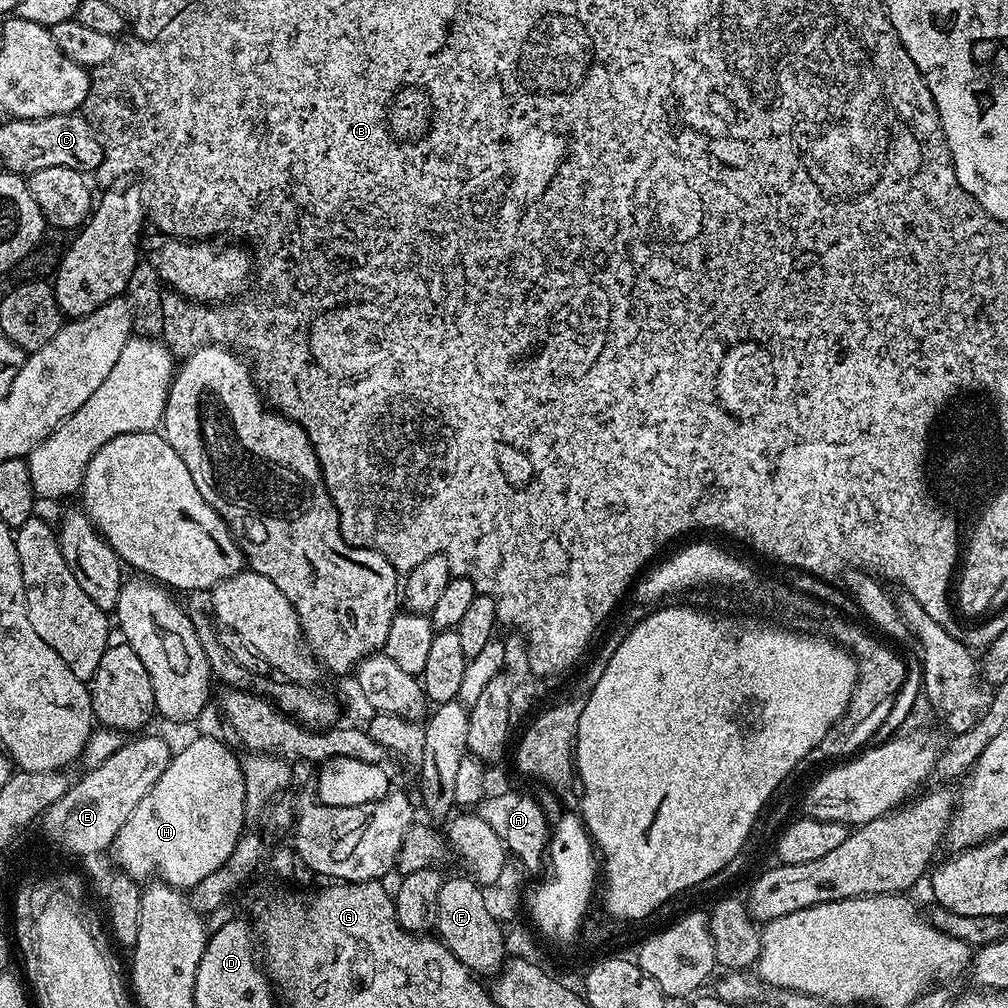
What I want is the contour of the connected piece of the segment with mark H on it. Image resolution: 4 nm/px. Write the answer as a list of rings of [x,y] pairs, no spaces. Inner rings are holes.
[[[197,735],[195,737],[196,740],[192,740],[189,742],[188,745],[185,746],[184,749],[181,750],[181,752],[177,751],[175,755],[173,755],[171,762],[168,763],[166,766],[166,770],[162,774],[162,778],[158,778],[158,782],[154,782],[154,786],[150,786],[150,794],[146,794],[146,798],[142,798],[142,802],[138,802],[138,806],[134,806],[134,814],[130,814],[130,818],[126,818],[126,826],[122,826],[122,830],[118,830],[118,834],[114,838],[114,842],[111,846],[111,851],[113,853],[116,852],[116,860],[119,865],[119,867],[130,877],[131,880],[135,880],[137,882],[144,882],[147,881],[149,878],[147,876],[152,876],[157,872],[159,879],[163,881],[163,883],[166,883],[171,886],[171,888],[179,888],[181,890],[190,890],[194,887],[195,884],[198,882],[202,882],[202,878],[207,878],[209,874],[214,874],[214,870],[218,870],[222,867],[222,865],[226,862],[226,858],[230,858],[230,854],[234,854],[234,850],[238,846],[238,842],[240,841],[240,837],[245,835],[246,828],[244,828],[244,822],[246,822],[246,815],[244,810],[244,803],[246,802],[246,786],[243,784],[243,766],[242,766],[242,760],[241,757],[236,757],[234,753],[231,752],[230,749],[227,748],[226,745],[223,744],[223,739],[217,738],[215,736],[203,736],[203,735]]]

